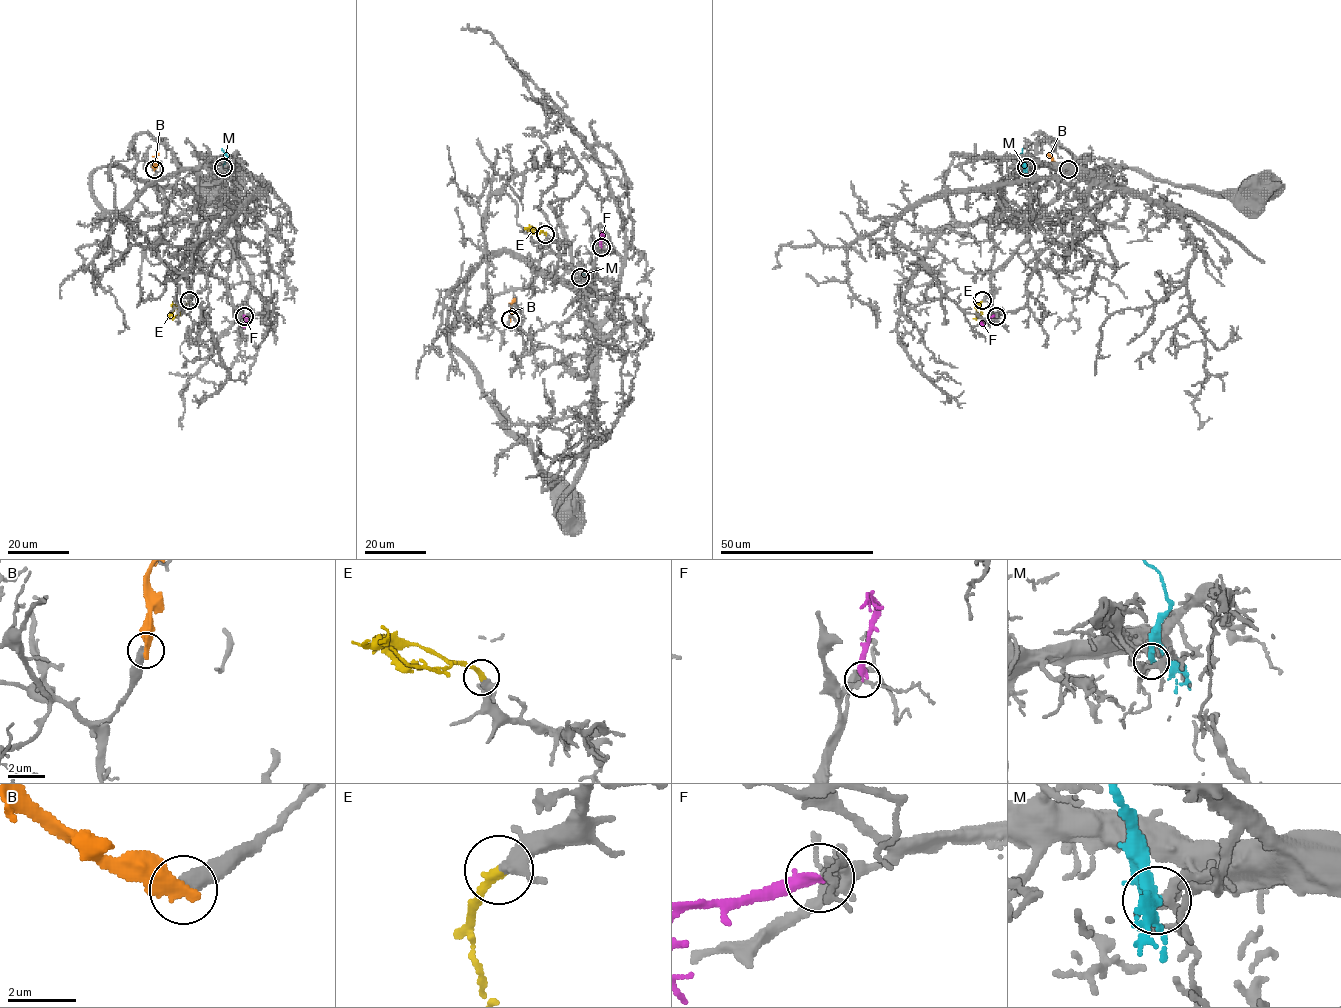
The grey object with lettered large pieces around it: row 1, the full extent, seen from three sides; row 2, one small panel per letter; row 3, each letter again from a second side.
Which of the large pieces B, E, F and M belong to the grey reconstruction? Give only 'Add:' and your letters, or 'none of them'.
Add: E

